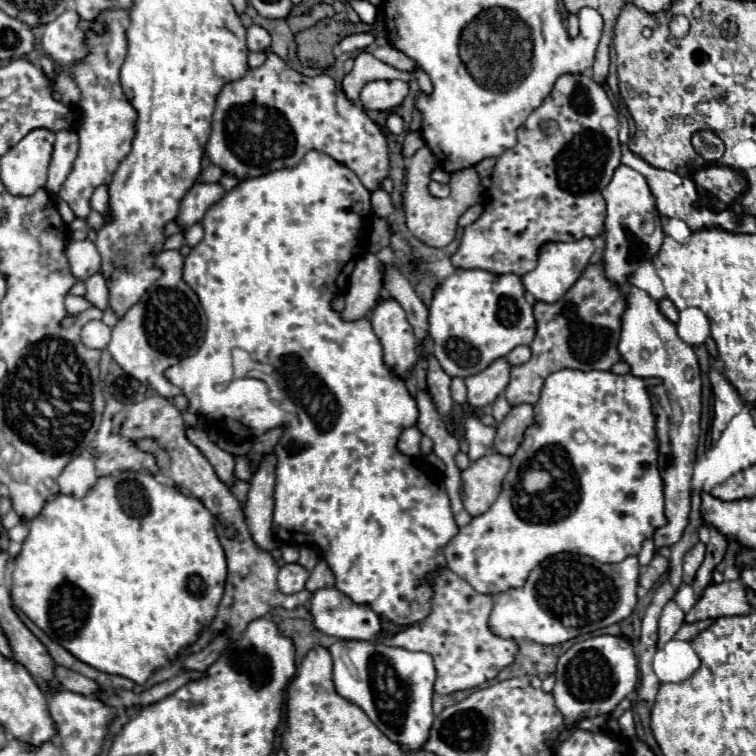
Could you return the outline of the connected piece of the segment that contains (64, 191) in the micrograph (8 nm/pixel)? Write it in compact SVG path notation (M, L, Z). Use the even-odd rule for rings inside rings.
M105 11L99 19L107 23L105 35L87 33L89 55L73 67L73 79L81 87L81 125L79 125L79 155L73 163L73 169L63 183L59 197L73 209L75 217L87 219L91 207L89 199L99 185L109 185L113 171L119 167L119 161L131 151L131 139L135 135L135 109L123 95L119 83L119 69L127 57L127 11Z

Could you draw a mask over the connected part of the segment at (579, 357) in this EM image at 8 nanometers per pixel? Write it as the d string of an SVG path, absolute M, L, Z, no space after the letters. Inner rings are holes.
M601 263L587 265L579 281L557 301L557 303L535 303L537 333L531 347L531 359L527 363L511 367L511 381L505 389L505 399L511 405L539 401L547 375L559 369L581 369L581 371L607 371L619 361L617 341L621 331L621 313L625 299L617 285L603 277Z

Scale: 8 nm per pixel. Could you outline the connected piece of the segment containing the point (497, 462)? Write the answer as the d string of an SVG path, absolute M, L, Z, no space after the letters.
M489 453L473 461L463 473L463 503L469 515L481 515L497 499L503 479L511 467L511 457Z

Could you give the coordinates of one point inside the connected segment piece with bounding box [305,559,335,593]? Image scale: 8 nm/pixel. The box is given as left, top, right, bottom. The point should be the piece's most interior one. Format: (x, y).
(322, 576)

